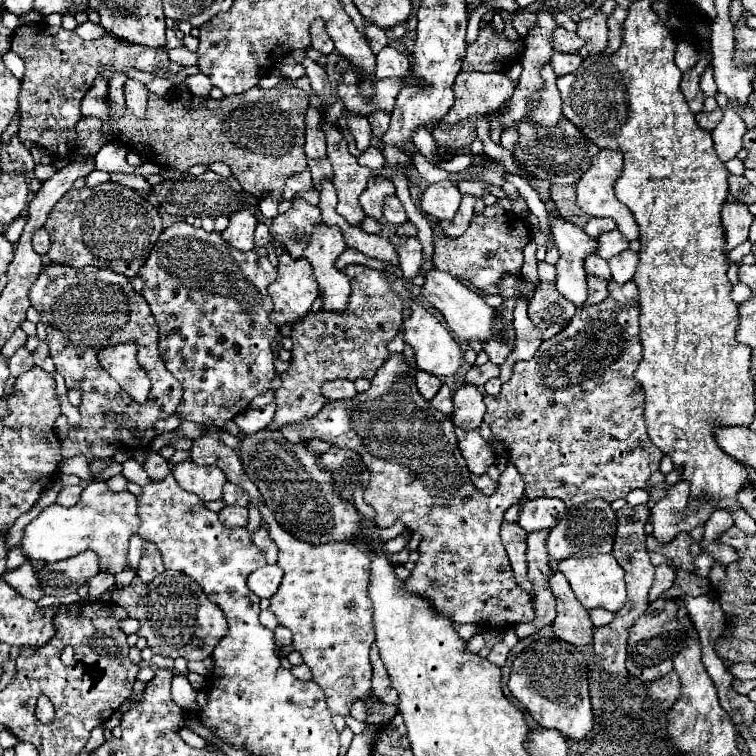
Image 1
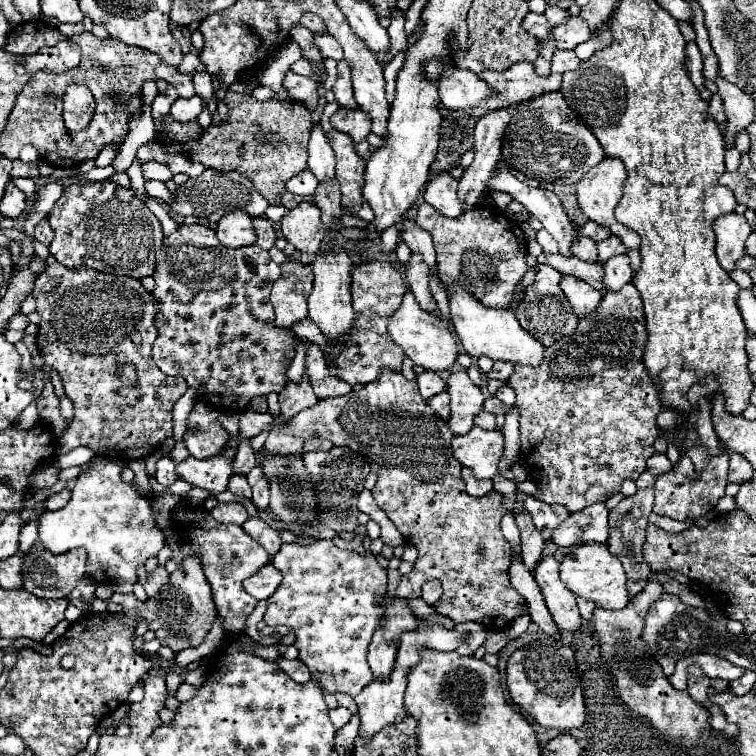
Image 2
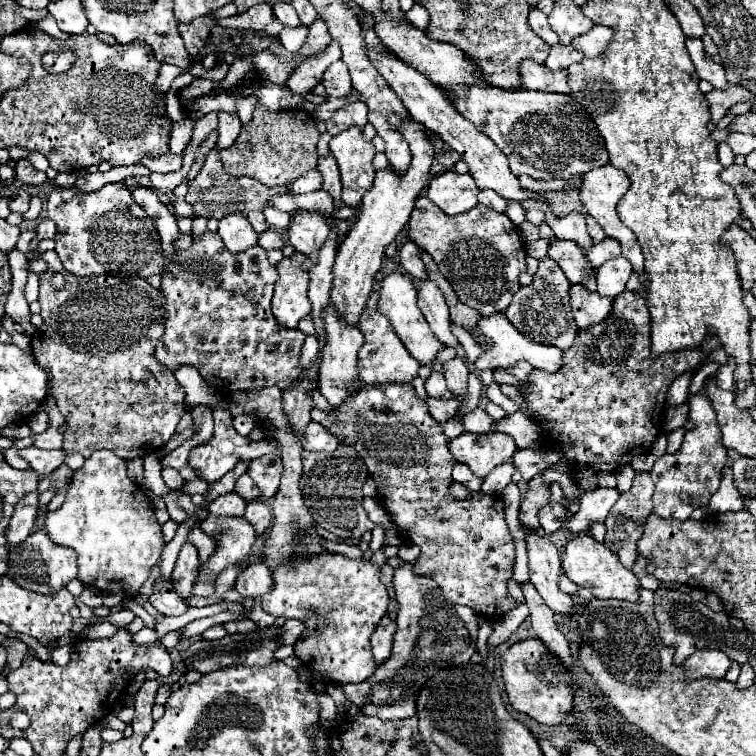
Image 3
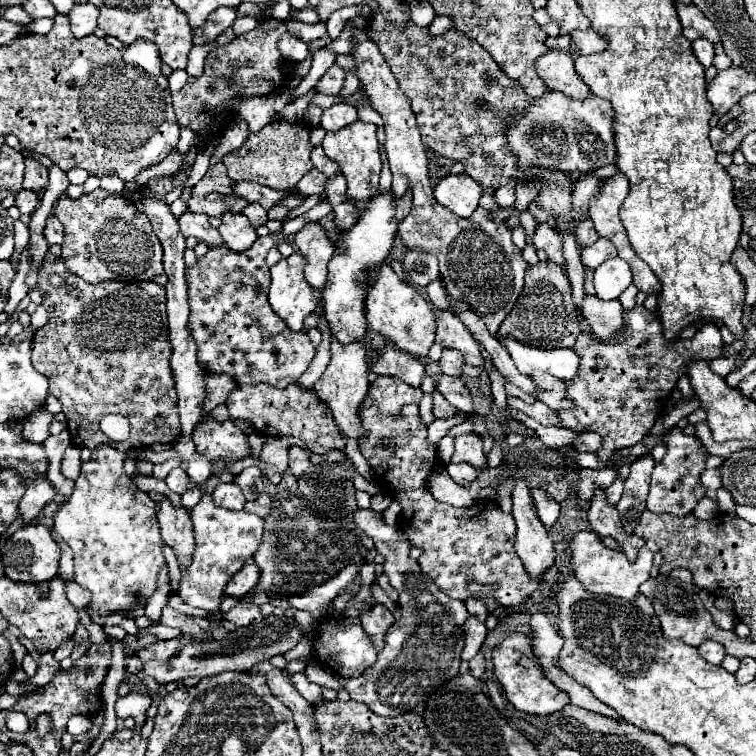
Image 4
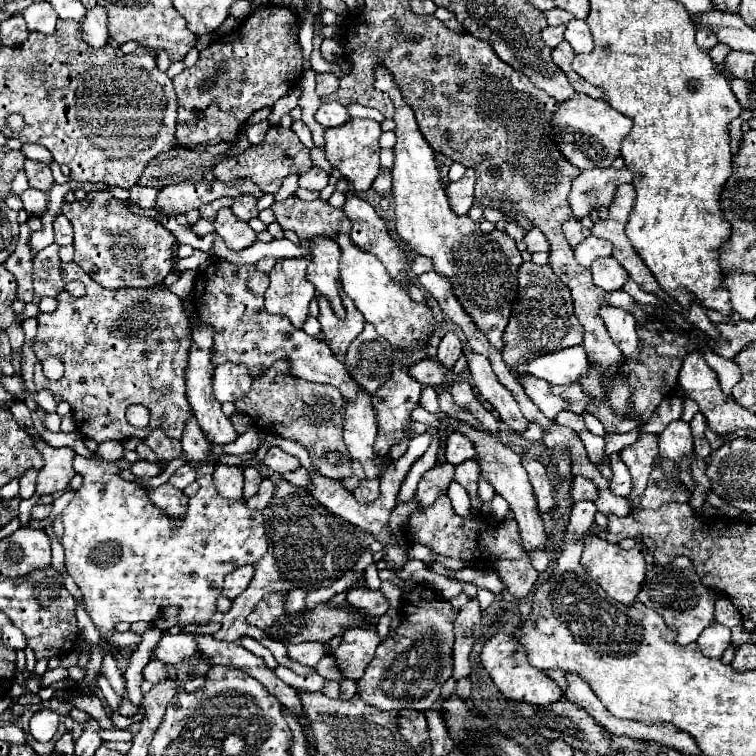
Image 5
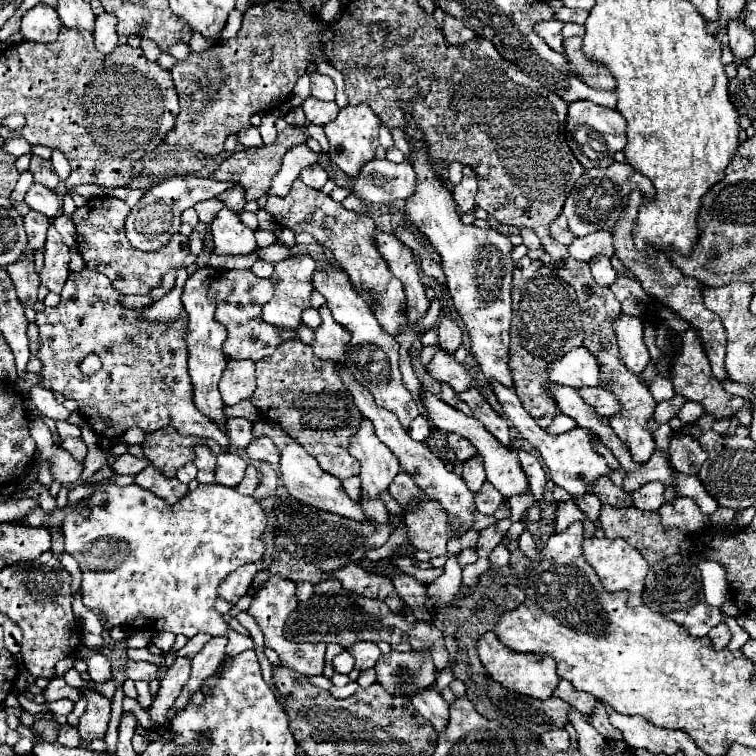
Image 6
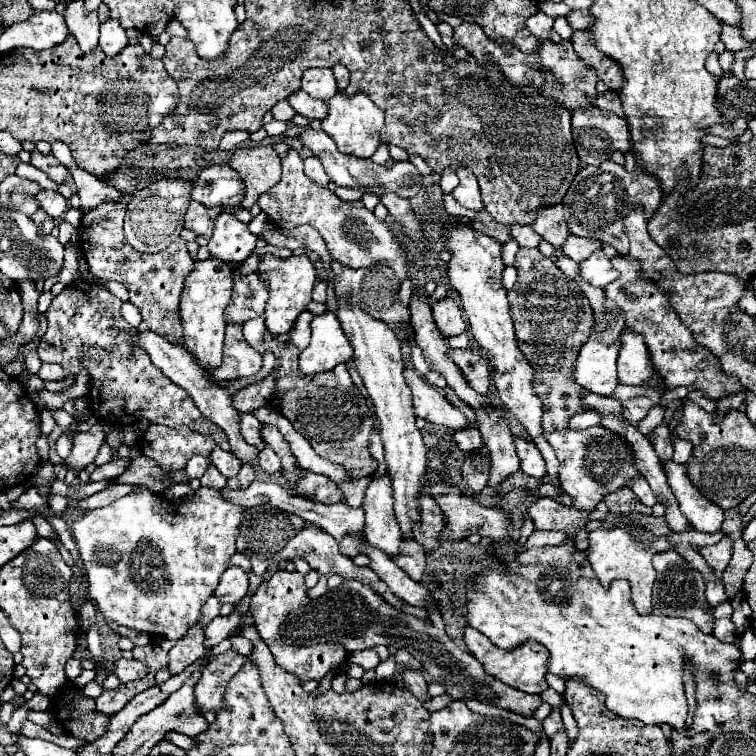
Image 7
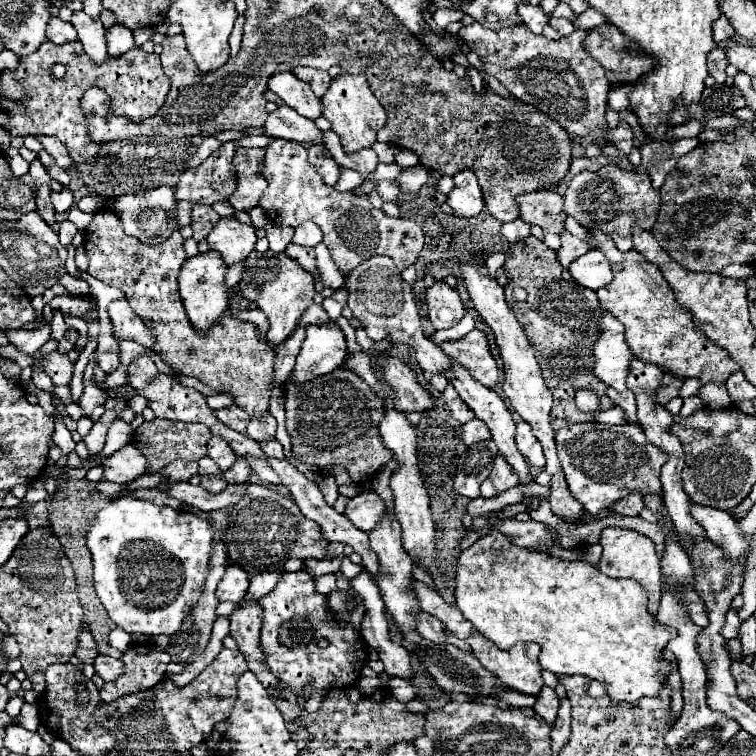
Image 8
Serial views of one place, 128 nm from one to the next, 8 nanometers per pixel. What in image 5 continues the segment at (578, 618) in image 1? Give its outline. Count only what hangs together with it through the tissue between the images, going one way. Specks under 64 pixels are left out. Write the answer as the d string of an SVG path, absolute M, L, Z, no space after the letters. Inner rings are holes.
M450 420L450 424L454 426L456 432L464 434L466 438L472 440L472 444L476 446L476 452L478 452L478 464L480 464L480 470L482 470L482 476L492 484L492 488L496 490L496 494L500 494L510 510L514 512L516 516L516 522L518 522L518 528L520 528L520 536L522 536L522 546L524 550L536 550L536 548L544 548L546 546L546 534L544 534L544 526L542 526L542 518L540 518L540 510L536 506L536 496L534 496L534 490L532 490L532 484L530 484L530 478L524 470L524 466L520 464L520 456L516 452L512 452L508 446L502 444L502 440L488 432L488 430L476 430L474 426L468 426L464 422L456 422L456 420Z

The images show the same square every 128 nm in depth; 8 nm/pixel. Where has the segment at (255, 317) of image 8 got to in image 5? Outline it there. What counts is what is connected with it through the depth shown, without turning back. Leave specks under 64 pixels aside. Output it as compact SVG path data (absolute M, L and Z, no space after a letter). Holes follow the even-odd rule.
M288 360L274 362L260 378L254 378L250 392L236 402L238 412L248 414L254 424L262 430L272 430L274 434L280 434L282 438L290 438L300 442L314 464L314 468L328 476L328 478L348 478L352 476L352 458L348 458L348 450L342 442L342 424L344 424L344 398L340 390L328 384L314 384L308 380L292 378ZM328 452L338 452L340 458L330 464L326 460Z

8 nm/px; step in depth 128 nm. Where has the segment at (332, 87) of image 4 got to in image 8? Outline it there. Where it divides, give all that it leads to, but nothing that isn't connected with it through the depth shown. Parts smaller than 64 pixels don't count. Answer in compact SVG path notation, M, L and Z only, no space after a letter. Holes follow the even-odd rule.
M298 66L298 68L294 70L294 74L296 74L300 80L304 80L306 84L310 84L310 88L314 90L314 94L316 94L318 98L324 96L324 92L328 90L328 86L330 86L330 82L332 82L332 78L330 78L328 72L322 72L322 70L316 70L316 68L308 68L308 66Z

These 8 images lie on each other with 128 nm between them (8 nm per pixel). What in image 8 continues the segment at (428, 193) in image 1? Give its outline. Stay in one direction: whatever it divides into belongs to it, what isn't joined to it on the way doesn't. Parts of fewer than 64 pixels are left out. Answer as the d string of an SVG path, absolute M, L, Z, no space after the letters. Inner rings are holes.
M472 170L458 172L454 176L454 182L456 182L456 186L446 196L446 202L450 204L454 214L462 216L462 218L478 216L480 210L484 208L484 198L482 198L482 190L480 190L478 180L472 174Z

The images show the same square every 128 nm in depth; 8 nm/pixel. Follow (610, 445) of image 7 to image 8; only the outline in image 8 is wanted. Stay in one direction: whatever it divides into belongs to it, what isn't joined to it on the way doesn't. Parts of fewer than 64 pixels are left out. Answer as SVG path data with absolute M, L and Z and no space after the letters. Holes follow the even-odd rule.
M582 422L566 426L556 432L556 448L570 492L592 516L612 508L612 502L618 502L628 494L662 494L660 470L668 462L668 454L648 442L644 428L638 424L608 426Z

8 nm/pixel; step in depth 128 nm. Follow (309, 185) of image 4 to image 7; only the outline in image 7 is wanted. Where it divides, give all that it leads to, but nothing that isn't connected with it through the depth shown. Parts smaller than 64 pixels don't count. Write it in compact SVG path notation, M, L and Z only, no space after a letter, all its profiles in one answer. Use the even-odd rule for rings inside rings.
M308 156L308 158L304 160L304 172L306 172L306 176L308 176L310 180L314 180L318 186L328 186L328 182L330 182L330 178L328 178L328 174L326 174L320 158L316 158L316 156Z

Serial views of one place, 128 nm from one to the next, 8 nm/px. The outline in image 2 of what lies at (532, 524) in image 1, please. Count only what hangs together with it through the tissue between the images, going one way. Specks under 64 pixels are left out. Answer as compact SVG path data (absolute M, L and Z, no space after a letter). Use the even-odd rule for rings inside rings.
M538 504L538 508L532 510L532 518L536 528L540 530L540 534L544 536L544 540L548 540L552 536L552 532L556 530L556 526L568 518L568 510L560 504Z

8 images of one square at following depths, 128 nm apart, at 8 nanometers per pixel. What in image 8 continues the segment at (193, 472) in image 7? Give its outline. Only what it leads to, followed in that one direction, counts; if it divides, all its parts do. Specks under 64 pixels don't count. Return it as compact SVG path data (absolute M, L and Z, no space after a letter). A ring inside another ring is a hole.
M208 456L200 458L198 460L198 466L200 466L200 476L210 476L210 474L222 474L216 466L216 462L212 462Z

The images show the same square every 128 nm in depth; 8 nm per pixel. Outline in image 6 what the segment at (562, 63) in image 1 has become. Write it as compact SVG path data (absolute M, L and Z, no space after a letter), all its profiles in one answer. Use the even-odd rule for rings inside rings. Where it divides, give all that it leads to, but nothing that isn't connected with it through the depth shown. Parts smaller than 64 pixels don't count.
M552 18L552 20L544 20L544 22L538 22L538 24L536 24L536 28L534 28L534 30L536 30L536 32L538 32L538 36L540 36L540 38L544 38L544 42L546 42L546 44L548 44L548 46L550 46L550 48L552 48L552 50L556 50L556 52L560 52L560 54L565 56L565 58L567 60L567 68L570 71L570 73L572 75L574 75L572 64L568 60L567 56L565 55L564 46L562 46L562 36L560 36L560 30L562 30L562 26L564 26L564 24L562 24L562 22L560 22L560 20L556 20L556 18Z

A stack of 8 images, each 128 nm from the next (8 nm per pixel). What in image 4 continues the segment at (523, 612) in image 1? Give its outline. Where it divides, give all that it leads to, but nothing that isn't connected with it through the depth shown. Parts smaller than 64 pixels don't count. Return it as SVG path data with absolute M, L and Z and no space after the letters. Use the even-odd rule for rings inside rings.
M378 376L370 382L368 396L362 404L362 424L368 430L368 438L358 446L370 462L374 478L382 482L382 490L400 500L402 516L408 526L404 534L412 546L424 550L418 564L442 592L464 602L470 596L466 582L474 580L480 584L494 584L498 590L490 594L502 606L520 606L538 588L538 580L528 576L514 550L514 518L492 502L482 504L482 508L454 508L436 502L426 488L426 478L436 466L436 446L426 442L426 426L418 414L422 396L424 392L420 388L412 388L392 376ZM212 416L204 418L194 428L194 444L208 460L242 458L248 454L246 434L234 426L232 420L218 422Z

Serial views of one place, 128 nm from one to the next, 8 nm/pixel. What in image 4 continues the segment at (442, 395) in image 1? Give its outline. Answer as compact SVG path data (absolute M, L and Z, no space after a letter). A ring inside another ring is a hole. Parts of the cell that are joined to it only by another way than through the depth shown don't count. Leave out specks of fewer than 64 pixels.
M434 390L434 408L432 408L432 414L436 416L436 418L454 418L454 416L458 416L460 412L456 410L456 406L452 406L452 404L448 404L448 400L438 392L438 390Z

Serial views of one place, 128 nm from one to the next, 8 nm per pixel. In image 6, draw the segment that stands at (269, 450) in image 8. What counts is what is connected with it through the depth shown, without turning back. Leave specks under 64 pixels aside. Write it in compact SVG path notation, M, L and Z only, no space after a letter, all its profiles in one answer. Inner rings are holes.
M258 462L258 470L260 470L260 486L252 494L256 500L270 496L278 488L278 474L276 474L276 468L272 464Z

